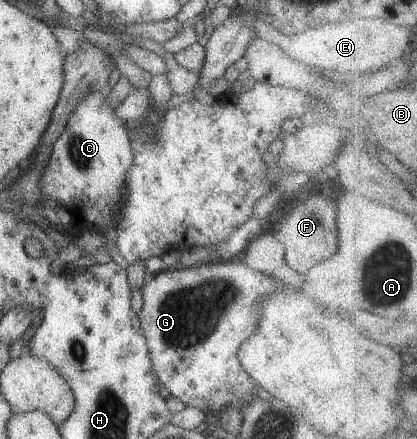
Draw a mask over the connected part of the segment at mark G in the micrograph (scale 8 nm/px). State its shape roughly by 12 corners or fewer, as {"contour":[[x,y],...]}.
{"contour":[[227,257],[162,269],[137,316],[152,371],[205,414],[256,383],[236,349],[280,283]]}

